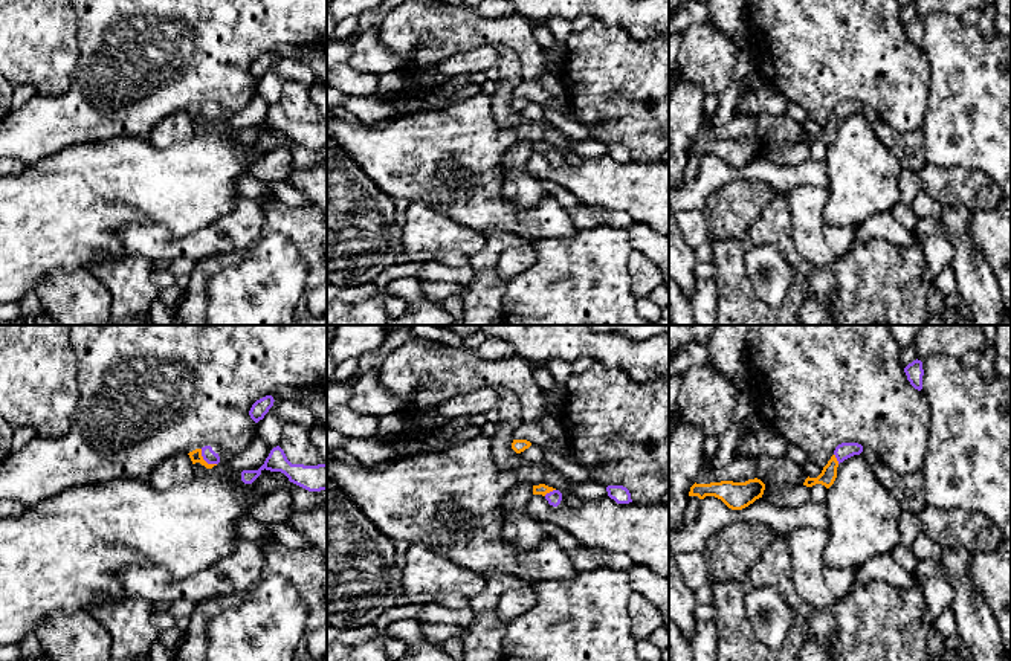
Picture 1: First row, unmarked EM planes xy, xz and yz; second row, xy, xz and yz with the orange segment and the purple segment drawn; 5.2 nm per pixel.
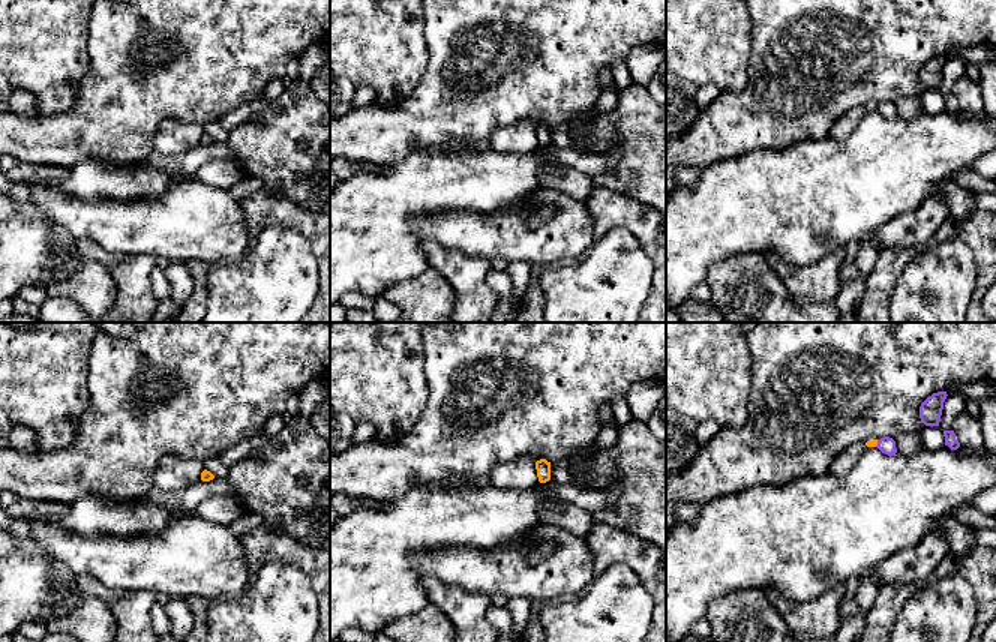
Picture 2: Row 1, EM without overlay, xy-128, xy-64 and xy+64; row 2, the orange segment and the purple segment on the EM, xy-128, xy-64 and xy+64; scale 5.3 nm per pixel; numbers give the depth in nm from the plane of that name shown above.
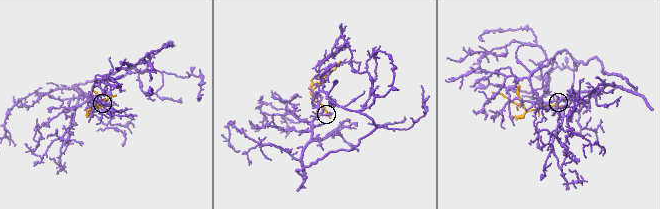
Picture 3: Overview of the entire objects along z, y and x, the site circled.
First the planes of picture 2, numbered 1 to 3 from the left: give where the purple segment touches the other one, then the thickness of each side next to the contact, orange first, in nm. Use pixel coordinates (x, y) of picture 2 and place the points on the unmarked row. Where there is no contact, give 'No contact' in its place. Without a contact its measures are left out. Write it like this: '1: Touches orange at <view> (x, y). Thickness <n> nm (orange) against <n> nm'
1: No contact
2: No contact
3: Touches orange at xy+64 (876, 107). Thickness 40 nm (orange) against 90 nm

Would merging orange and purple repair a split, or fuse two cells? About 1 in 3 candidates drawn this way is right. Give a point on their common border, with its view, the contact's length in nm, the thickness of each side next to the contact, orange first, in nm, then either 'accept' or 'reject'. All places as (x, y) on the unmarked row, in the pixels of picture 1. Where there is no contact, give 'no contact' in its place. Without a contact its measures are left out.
xy (203, 118) | 120 nm | 60/70 nm | reject

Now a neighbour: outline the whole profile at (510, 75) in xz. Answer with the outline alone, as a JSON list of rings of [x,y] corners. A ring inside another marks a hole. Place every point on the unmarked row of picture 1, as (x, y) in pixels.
[[[498,47],[496,55],[499,81],[496,82],[496,90],[492,95],[492,114],[496,124],[502,128],[519,127],[528,122],[512,107],[512,101],[515,98],[513,90],[522,81],[521,63],[516,52],[506,47]]]

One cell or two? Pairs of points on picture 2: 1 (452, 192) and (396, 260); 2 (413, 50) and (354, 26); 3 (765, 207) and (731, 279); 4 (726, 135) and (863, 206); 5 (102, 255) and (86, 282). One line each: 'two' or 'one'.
1: one
2: one
3: two
4: two
5: two

